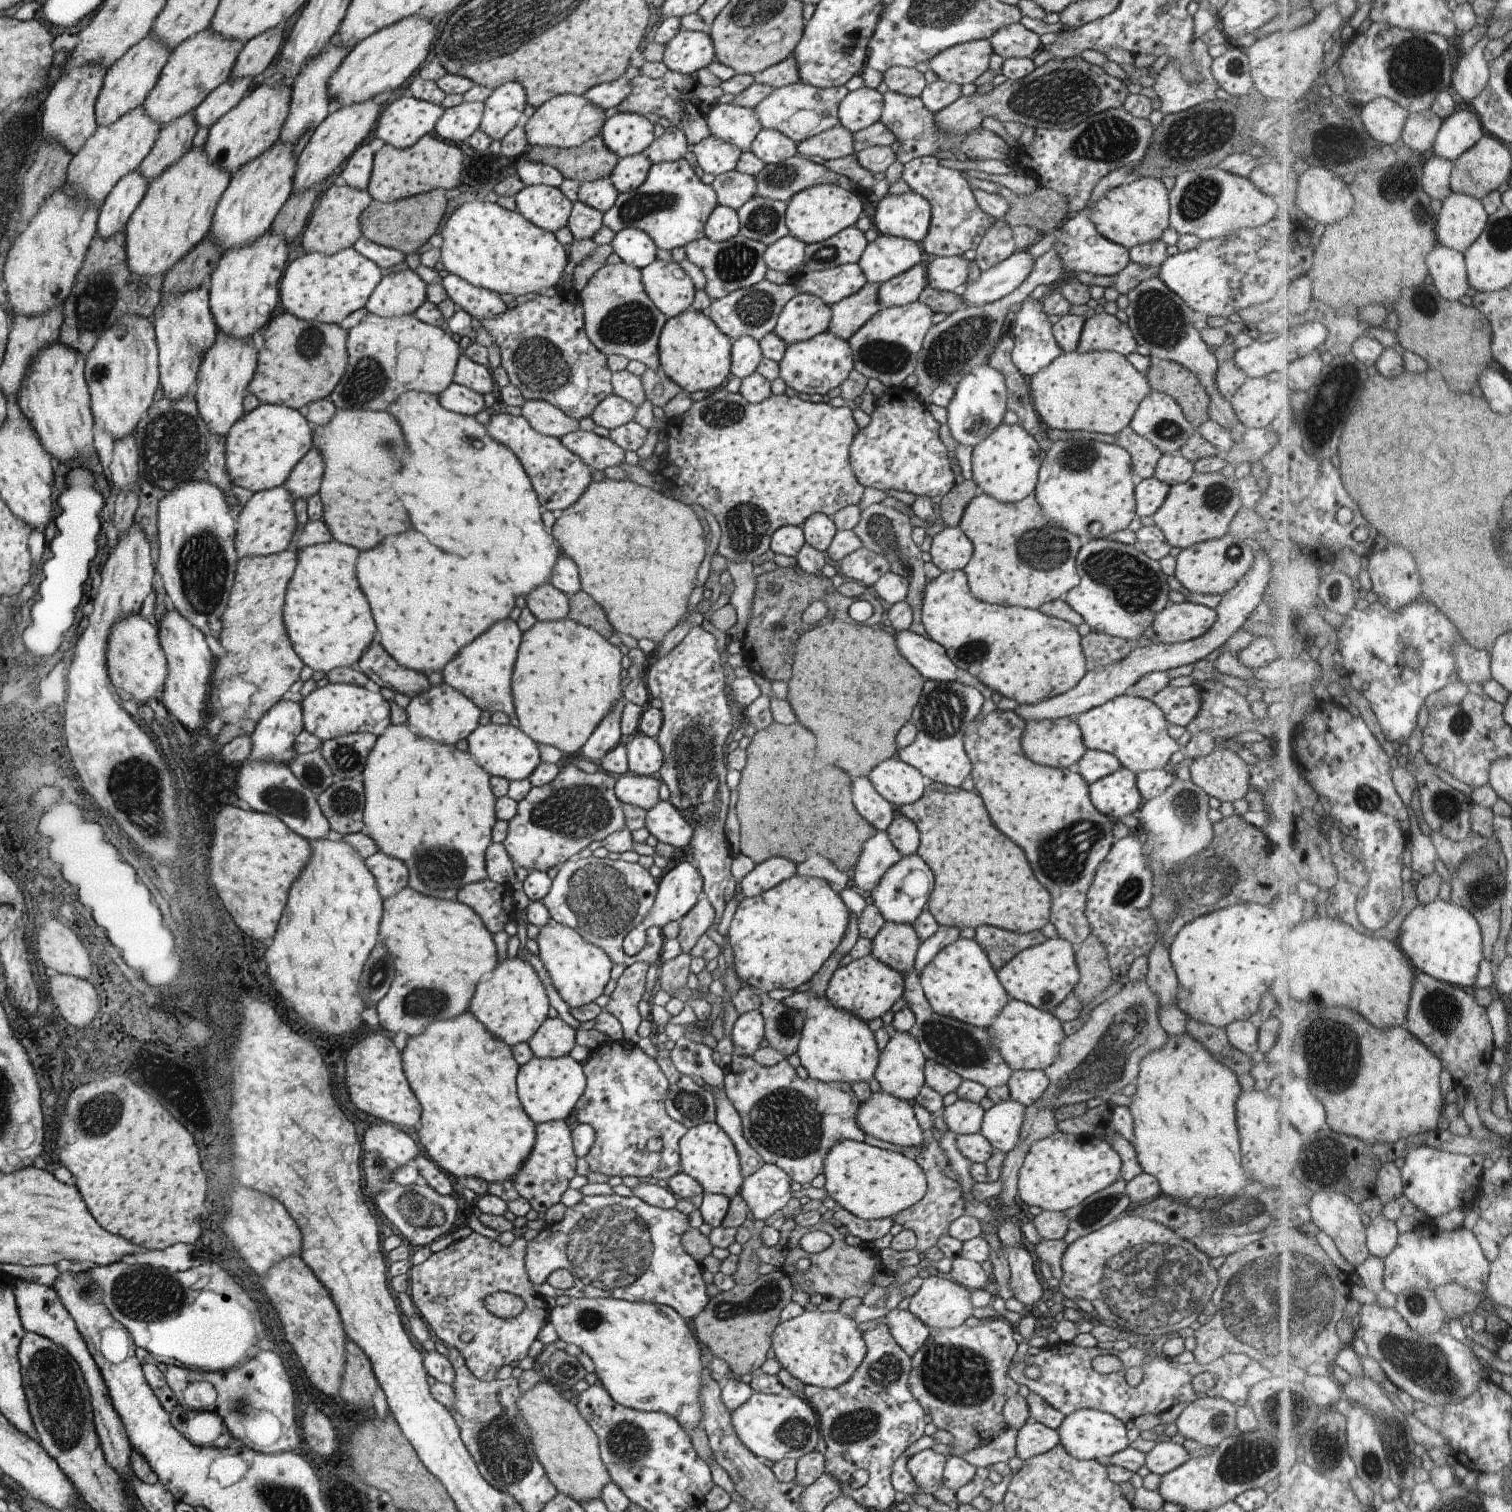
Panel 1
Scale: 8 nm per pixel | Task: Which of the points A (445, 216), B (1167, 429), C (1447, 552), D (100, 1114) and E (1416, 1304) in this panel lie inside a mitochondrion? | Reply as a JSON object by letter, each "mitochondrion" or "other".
{"A":"other","B":"mitochondrion","C":"other","D":"mitochondrion","E":"mitochondrion"}

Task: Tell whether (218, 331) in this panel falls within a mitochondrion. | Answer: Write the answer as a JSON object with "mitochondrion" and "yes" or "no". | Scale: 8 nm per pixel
{"mitochondrion":"no"}

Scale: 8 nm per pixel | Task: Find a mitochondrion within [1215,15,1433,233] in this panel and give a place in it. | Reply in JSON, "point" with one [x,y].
{"point":[1235,66]}

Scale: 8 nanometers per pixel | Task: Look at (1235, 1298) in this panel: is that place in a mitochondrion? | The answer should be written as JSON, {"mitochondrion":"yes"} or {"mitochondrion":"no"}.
{"mitochondrion":"yes"}

